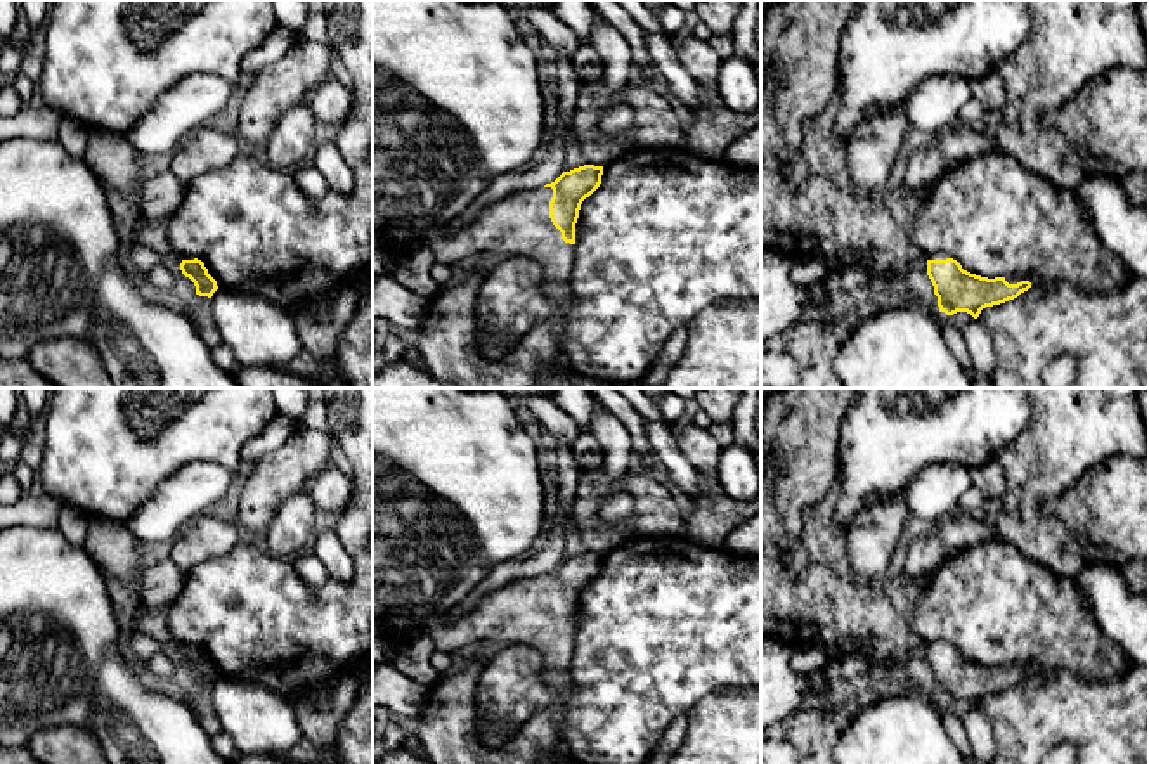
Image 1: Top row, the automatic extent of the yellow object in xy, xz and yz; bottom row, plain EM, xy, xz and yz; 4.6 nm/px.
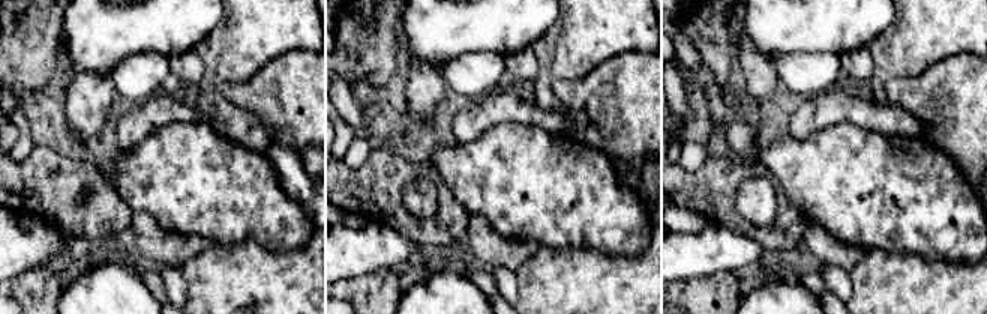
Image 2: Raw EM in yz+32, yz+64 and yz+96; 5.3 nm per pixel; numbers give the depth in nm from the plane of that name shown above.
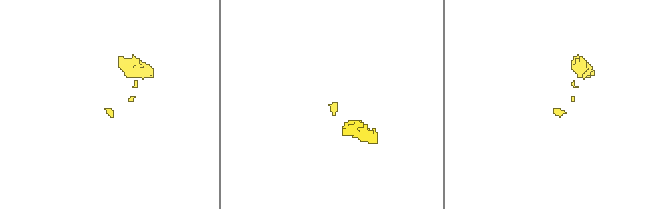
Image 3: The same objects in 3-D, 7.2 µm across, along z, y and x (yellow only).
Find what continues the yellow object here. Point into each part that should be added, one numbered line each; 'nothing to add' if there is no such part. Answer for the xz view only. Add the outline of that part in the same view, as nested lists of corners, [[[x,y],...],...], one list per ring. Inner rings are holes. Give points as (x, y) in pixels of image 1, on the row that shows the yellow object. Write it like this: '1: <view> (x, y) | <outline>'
nothing to add

